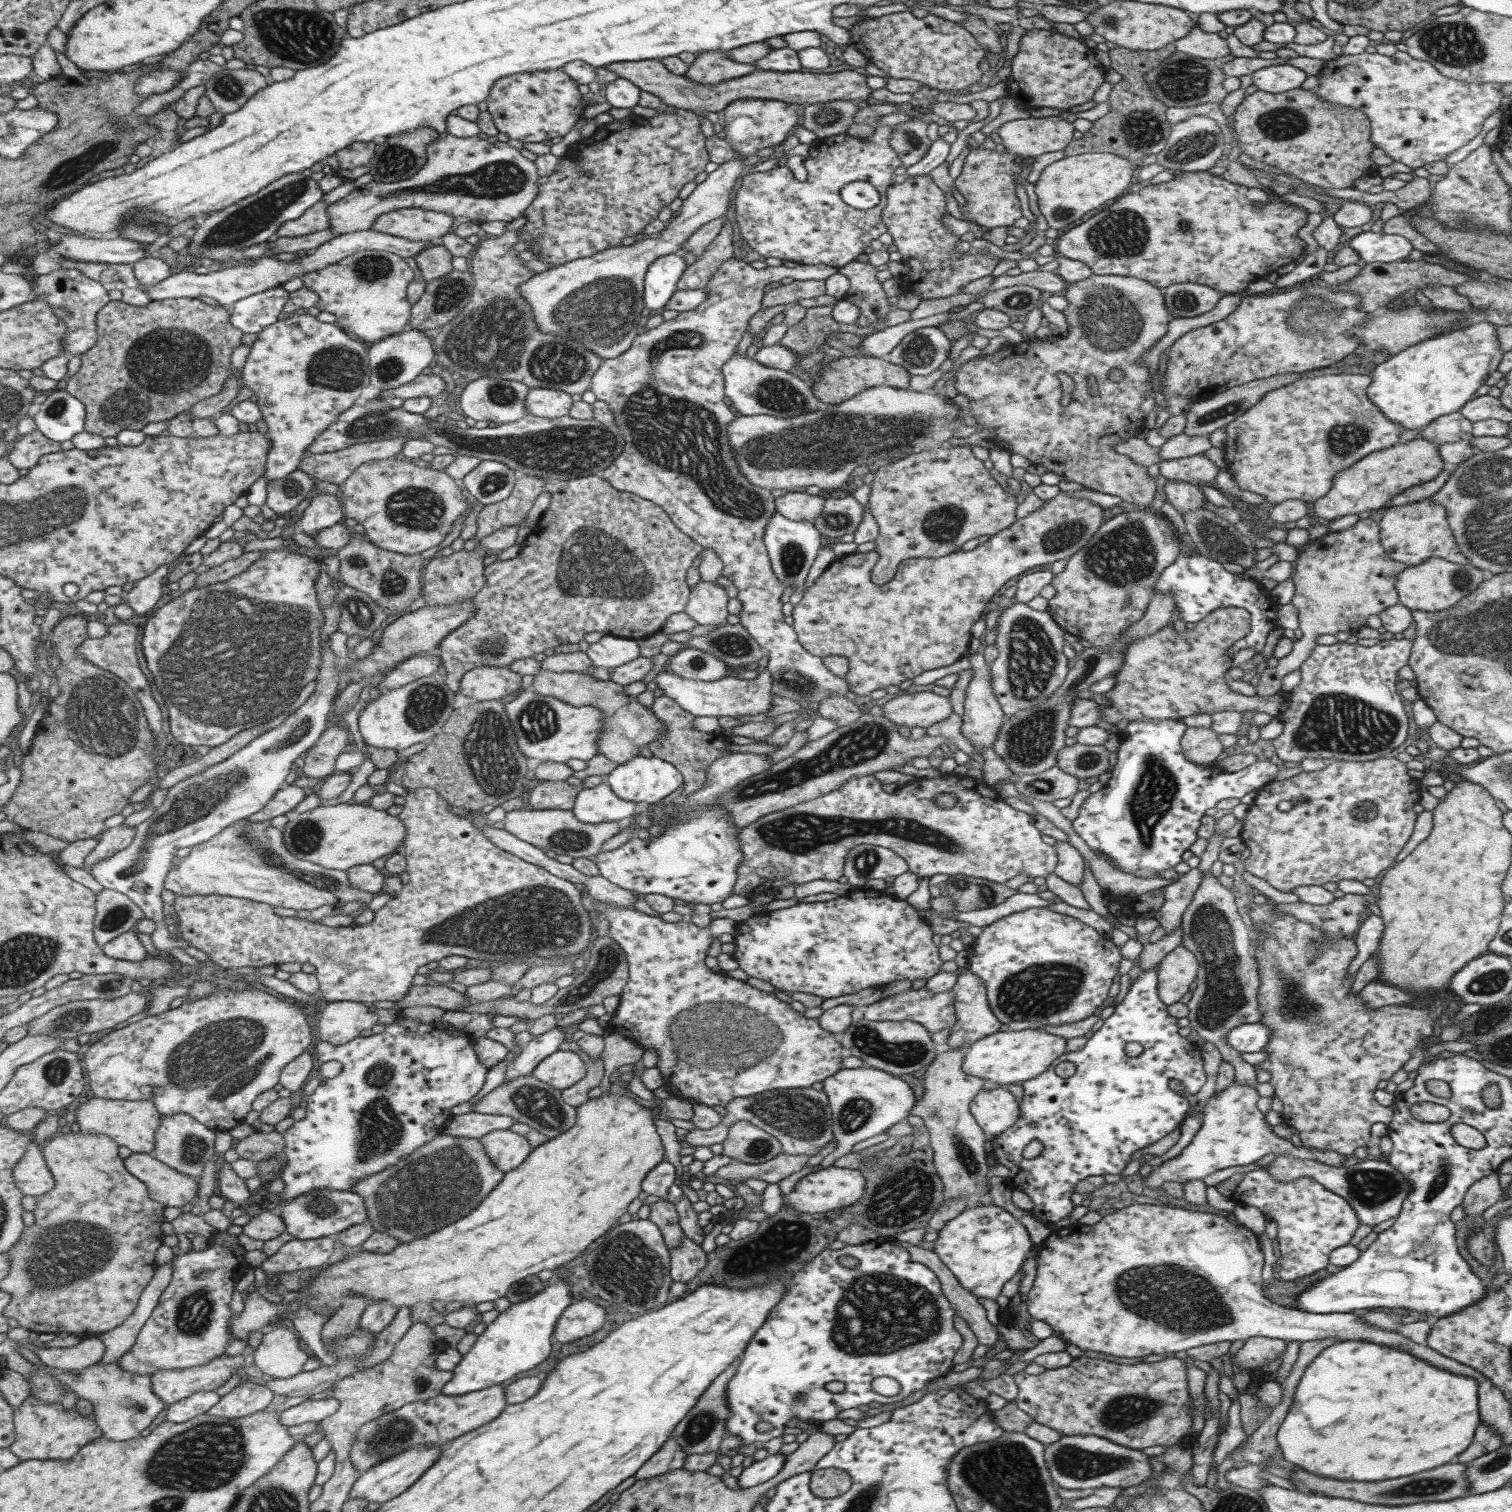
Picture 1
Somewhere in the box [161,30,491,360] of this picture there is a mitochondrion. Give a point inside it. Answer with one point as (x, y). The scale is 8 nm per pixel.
(245, 223)

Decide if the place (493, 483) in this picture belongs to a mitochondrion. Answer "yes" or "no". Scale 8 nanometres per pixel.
yes

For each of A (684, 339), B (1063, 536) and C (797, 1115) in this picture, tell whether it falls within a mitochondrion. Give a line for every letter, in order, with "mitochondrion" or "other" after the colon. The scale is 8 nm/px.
A: mitochondrion
B: mitochondrion
C: mitochondrion

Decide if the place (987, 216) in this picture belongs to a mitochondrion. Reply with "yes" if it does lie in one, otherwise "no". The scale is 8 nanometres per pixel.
no

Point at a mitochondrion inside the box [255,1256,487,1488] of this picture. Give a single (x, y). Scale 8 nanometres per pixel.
(393, 1432)

